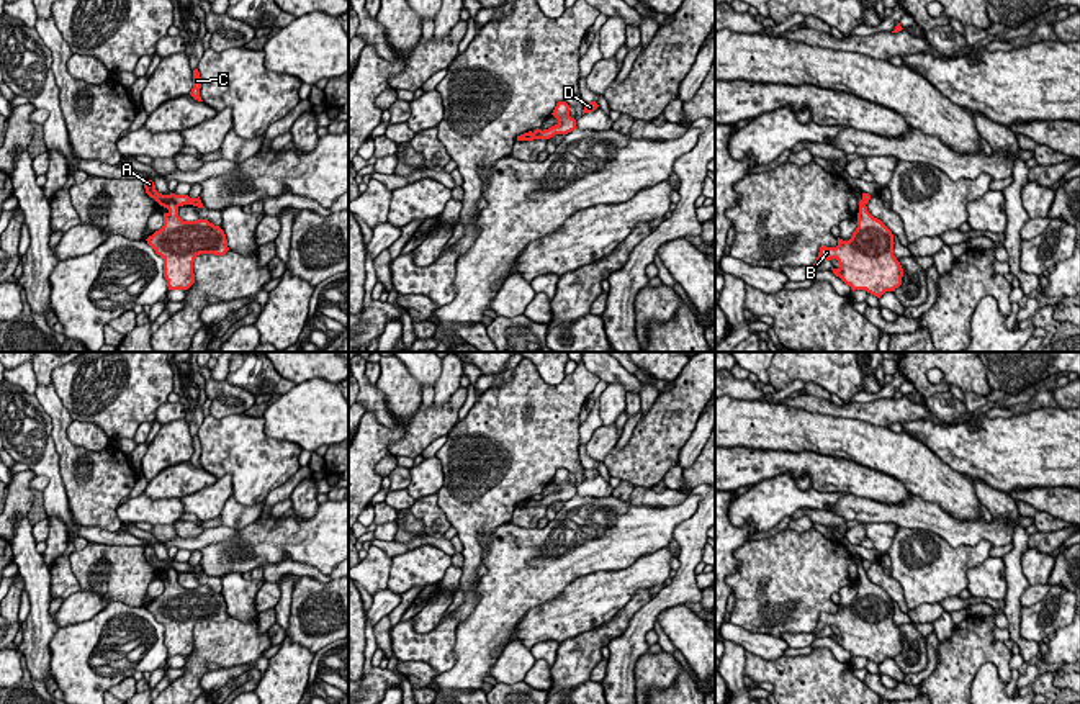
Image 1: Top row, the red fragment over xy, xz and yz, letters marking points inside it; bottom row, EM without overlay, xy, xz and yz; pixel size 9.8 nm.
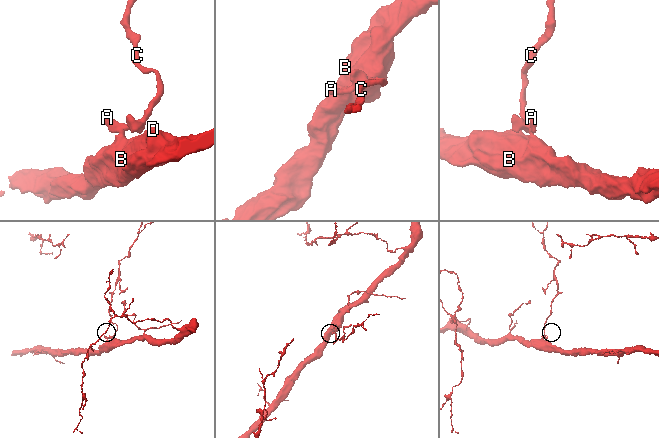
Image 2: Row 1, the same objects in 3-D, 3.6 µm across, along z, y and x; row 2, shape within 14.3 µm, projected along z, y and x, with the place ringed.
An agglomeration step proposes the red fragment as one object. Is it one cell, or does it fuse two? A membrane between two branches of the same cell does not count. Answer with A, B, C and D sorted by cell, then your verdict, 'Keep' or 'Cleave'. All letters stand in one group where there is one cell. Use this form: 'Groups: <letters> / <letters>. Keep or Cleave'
Groups: A C / B D. Cleave

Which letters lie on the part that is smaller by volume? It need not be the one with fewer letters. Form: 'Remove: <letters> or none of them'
Remove: A, C

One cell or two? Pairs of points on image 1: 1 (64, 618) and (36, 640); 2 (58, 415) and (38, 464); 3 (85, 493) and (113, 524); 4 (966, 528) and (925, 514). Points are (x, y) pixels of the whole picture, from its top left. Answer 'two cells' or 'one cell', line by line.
1: two cells
2: two cells
3: one cell
4: one cell

